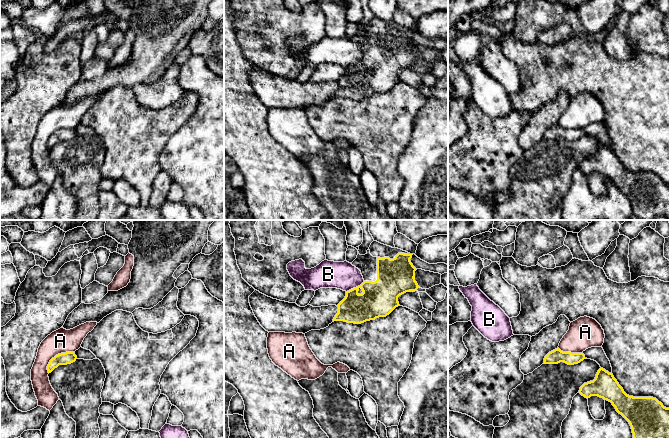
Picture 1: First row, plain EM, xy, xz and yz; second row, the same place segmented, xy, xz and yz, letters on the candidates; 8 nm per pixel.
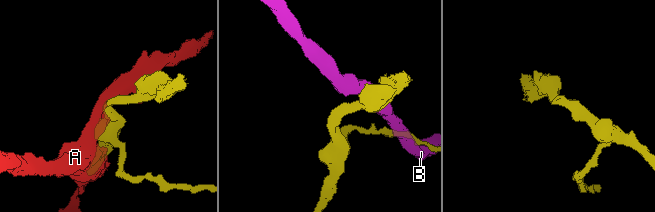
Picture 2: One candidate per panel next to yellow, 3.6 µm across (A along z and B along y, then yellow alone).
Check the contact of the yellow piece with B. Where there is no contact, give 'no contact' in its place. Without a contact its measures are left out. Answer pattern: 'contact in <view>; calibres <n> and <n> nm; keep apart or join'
contact in xz; calibres 280 and 220 nm; keep apart

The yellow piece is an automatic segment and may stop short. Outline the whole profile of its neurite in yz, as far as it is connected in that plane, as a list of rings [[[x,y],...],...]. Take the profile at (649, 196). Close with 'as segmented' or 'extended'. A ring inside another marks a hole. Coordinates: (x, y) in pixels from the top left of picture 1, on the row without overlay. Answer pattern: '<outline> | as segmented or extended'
[[[600,144],[593,157],[584,159],[579,169],[585,174],[598,172],[612,179],[630,200],[639,220],[662,215],[669,219],[669,184],[653,173],[627,171],[612,149]]] | as segmented

